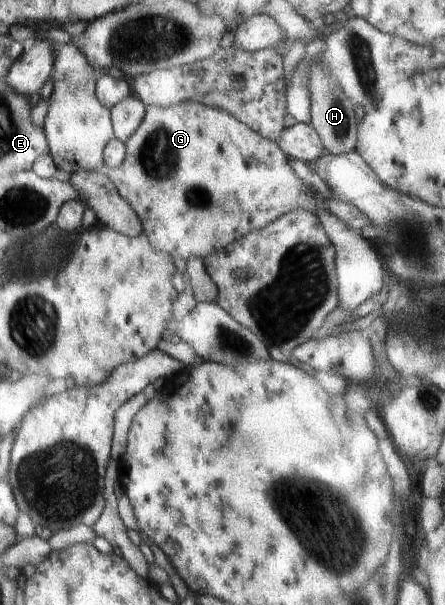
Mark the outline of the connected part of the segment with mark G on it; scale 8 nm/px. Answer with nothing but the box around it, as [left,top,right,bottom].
[106,102,312,263]

